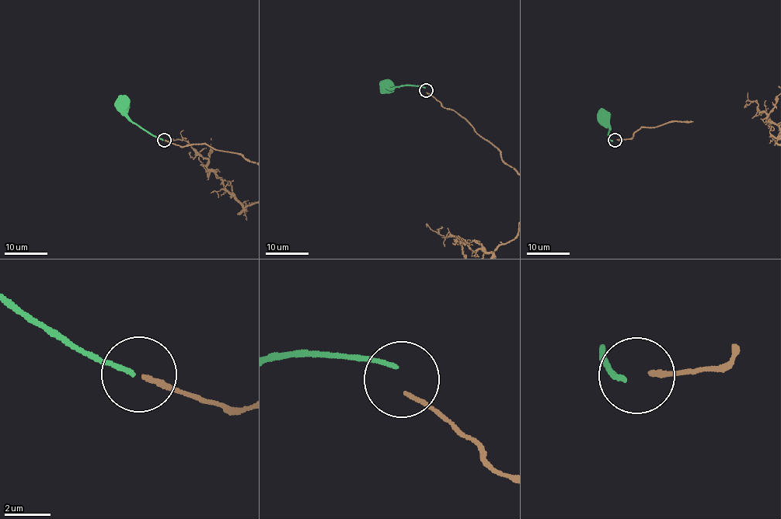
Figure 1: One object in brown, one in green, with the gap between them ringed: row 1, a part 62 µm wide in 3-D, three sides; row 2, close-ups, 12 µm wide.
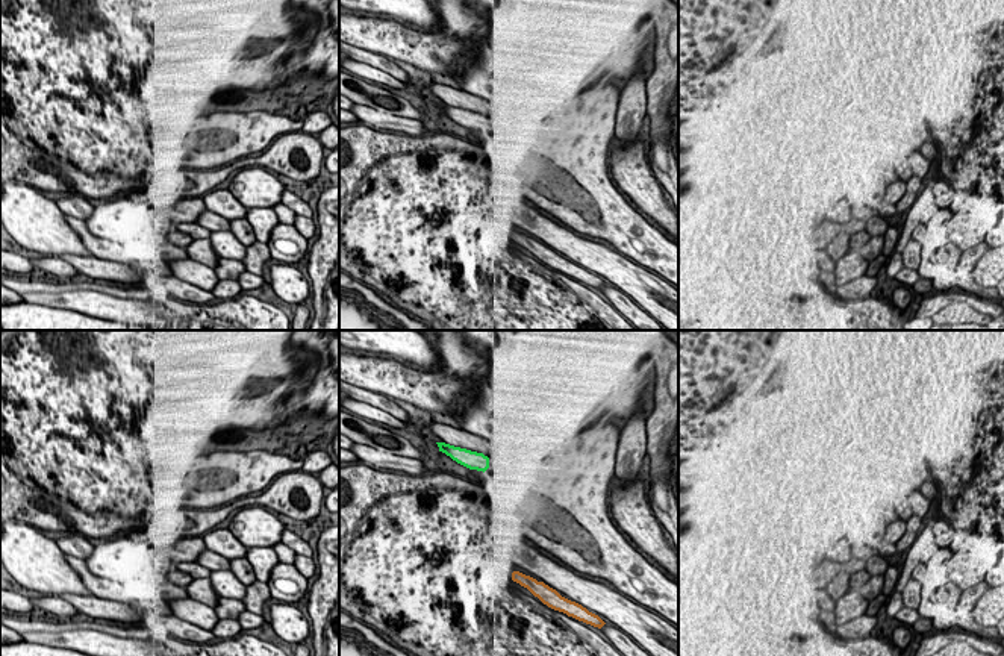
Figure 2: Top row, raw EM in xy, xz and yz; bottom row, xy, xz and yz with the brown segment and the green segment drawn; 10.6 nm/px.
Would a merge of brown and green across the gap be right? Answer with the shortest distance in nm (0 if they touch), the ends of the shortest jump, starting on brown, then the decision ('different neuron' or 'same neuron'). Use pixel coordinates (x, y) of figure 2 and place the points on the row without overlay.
1100 nm apart; from brown across xz (514, 232), (483, 132); different neuron

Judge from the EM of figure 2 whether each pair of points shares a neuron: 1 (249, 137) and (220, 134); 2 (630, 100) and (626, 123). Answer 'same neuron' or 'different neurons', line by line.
1: same neuron
2: same neuron

